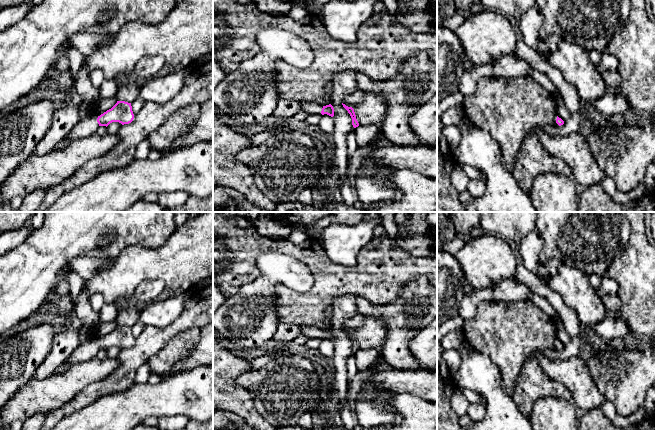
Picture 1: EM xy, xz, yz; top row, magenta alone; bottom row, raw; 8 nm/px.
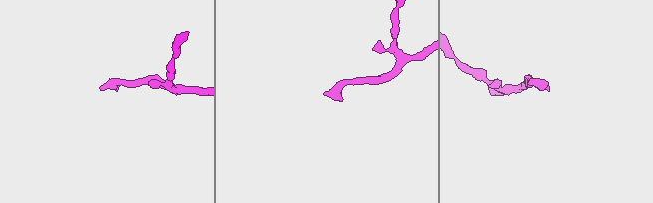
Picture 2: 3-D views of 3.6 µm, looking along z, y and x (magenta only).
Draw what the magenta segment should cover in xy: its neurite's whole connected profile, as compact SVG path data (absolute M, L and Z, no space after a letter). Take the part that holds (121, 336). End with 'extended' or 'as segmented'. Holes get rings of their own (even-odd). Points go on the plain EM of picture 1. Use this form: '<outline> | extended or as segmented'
M117 325L111 333L98 340L97 343L92 339L79 345L62 364L69 368L73 364L97 357L100 350L107 351L112 346L119 346L122 349L129 348L133 343L134 338L131 327Z | extended

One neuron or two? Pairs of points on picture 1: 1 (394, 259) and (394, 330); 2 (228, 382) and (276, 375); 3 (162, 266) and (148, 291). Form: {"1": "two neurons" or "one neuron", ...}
{"1": "two neurons", "2": "two neurons", "3": "two neurons"}

